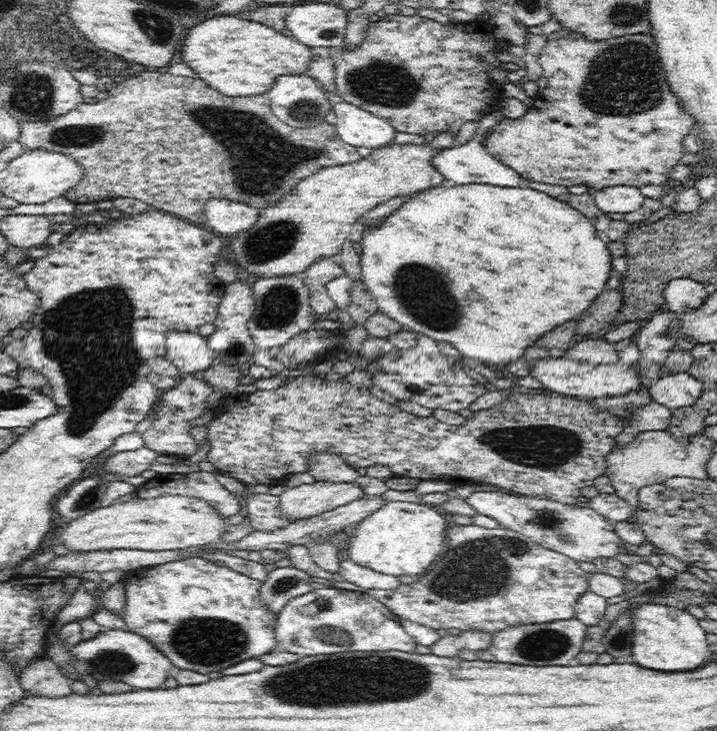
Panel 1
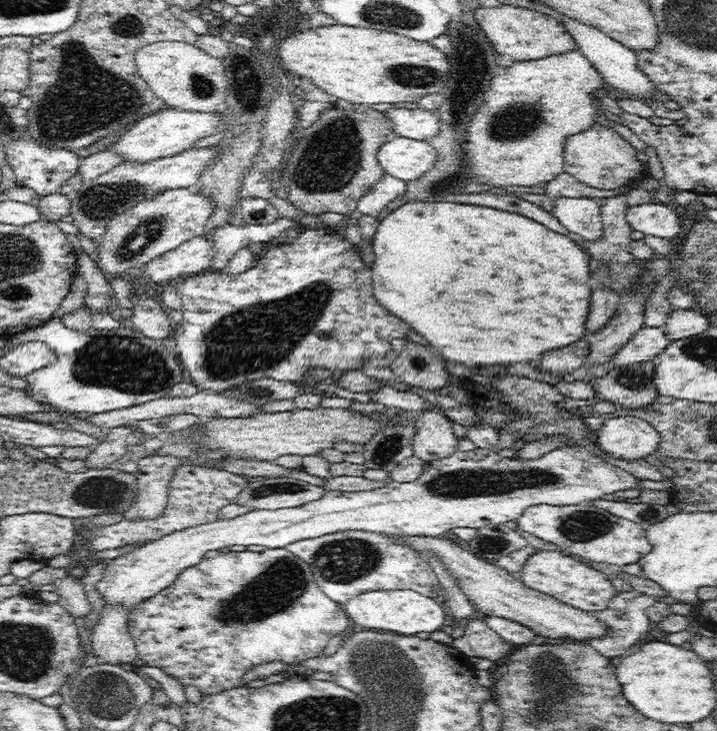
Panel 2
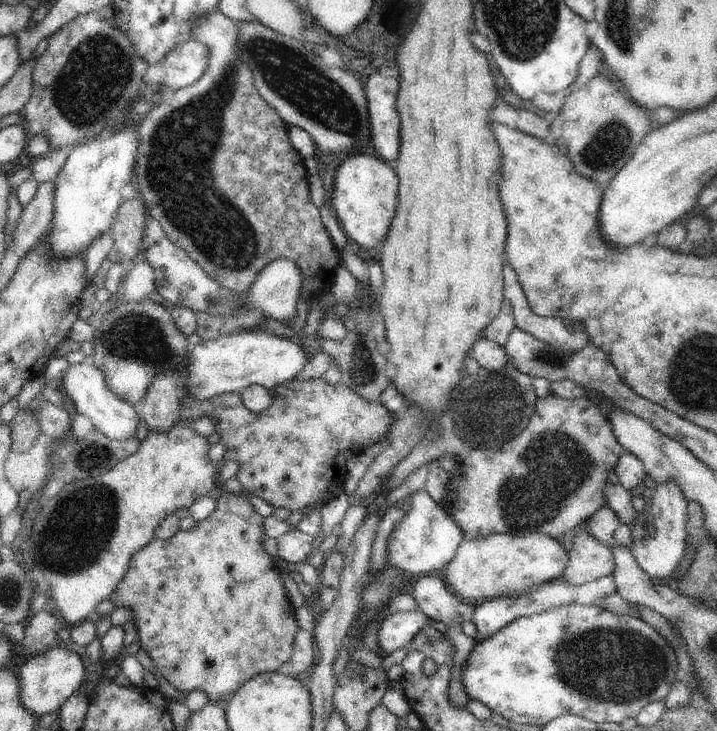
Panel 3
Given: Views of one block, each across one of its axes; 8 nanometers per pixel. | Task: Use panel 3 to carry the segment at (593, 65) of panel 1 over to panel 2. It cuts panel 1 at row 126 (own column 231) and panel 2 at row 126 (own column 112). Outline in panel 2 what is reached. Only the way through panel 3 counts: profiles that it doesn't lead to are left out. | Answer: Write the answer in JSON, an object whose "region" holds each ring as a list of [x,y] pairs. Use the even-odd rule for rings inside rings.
{"region":[[[594,123],[589,129],[569,136],[564,145],[563,161],[564,173],[602,190],[620,188],[635,181],[639,184],[651,176],[644,157],[619,132],[606,124]]]}

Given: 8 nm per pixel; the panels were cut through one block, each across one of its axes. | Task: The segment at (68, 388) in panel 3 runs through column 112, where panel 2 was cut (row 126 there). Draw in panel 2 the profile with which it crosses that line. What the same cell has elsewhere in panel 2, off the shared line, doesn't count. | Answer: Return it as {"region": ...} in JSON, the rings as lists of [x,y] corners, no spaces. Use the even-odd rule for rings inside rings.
{"region":[[[393,107],[385,110],[384,115],[394,123],[394,131],[398,135],[411,139],[429,140],[438,131],[440,124],[439,111],[424,109],[406,109]]]}

